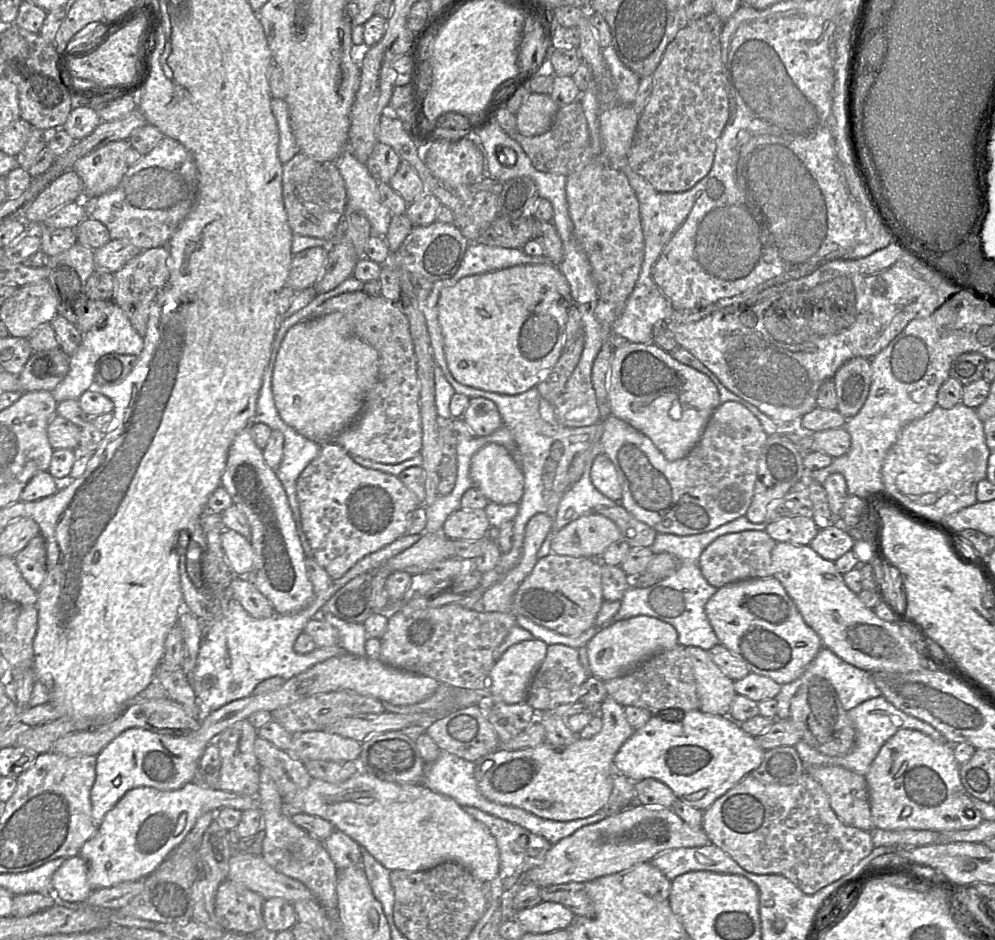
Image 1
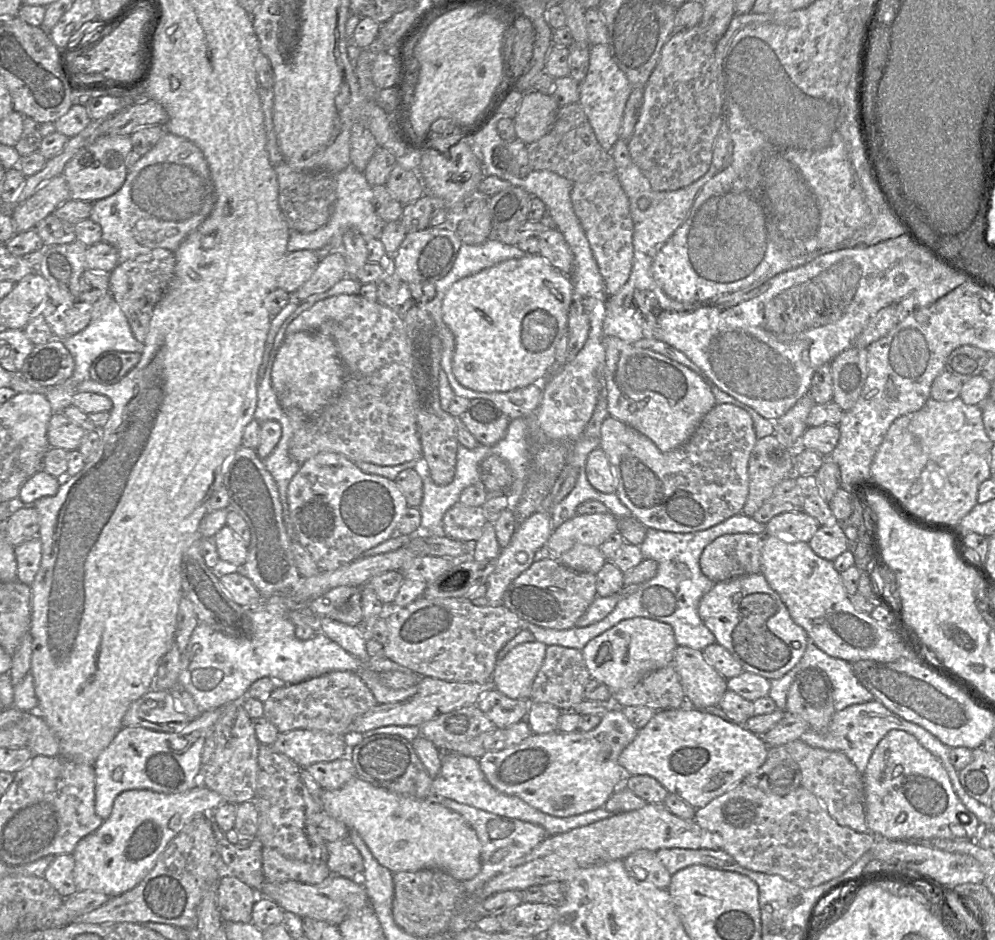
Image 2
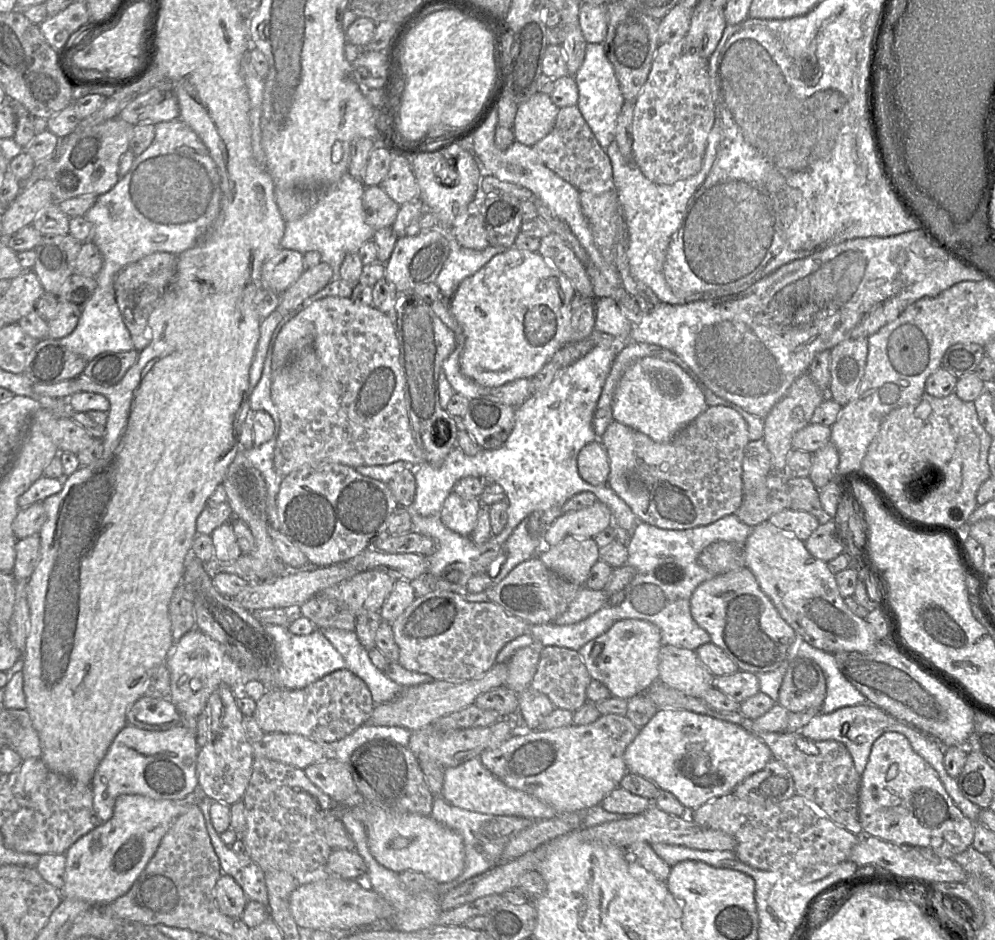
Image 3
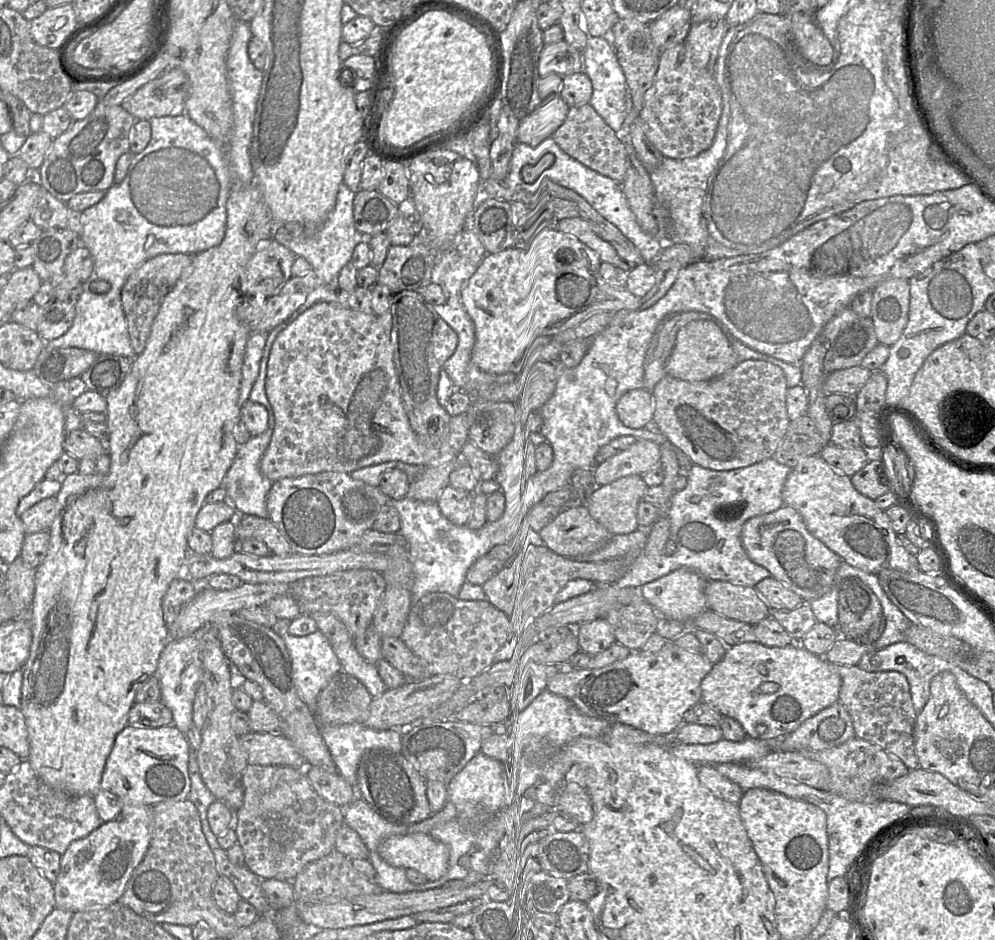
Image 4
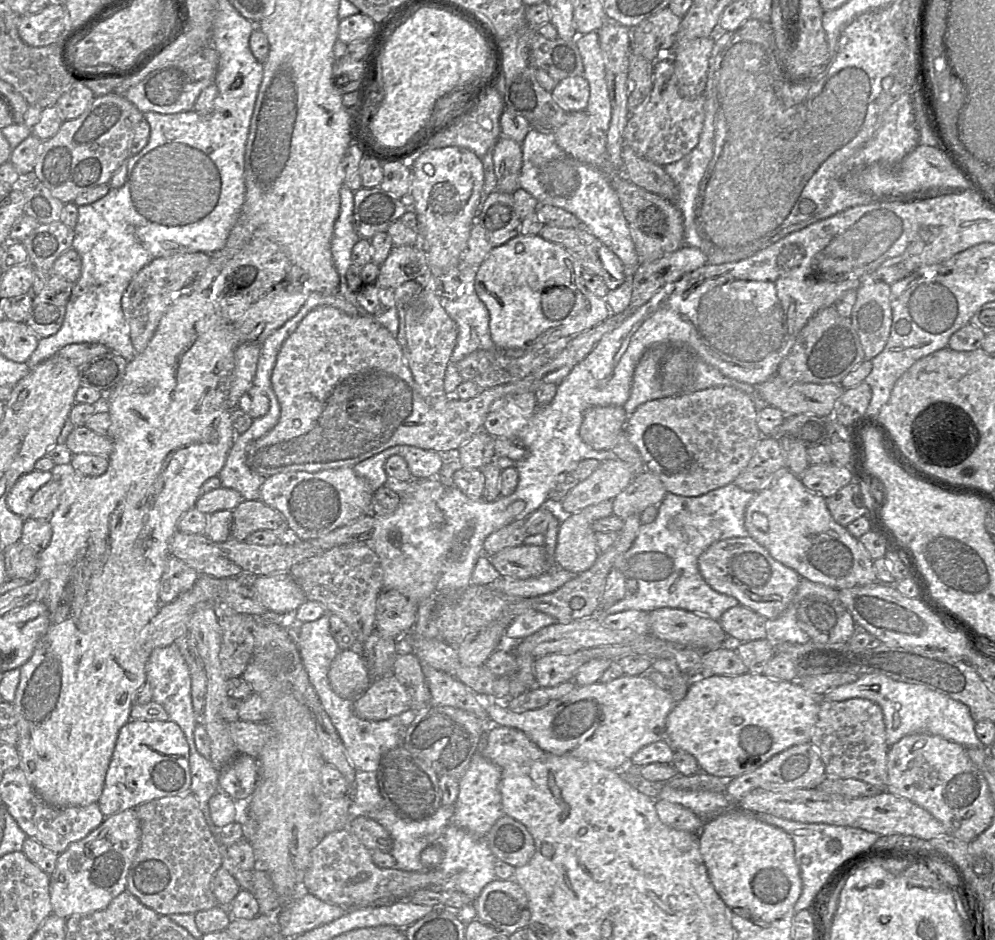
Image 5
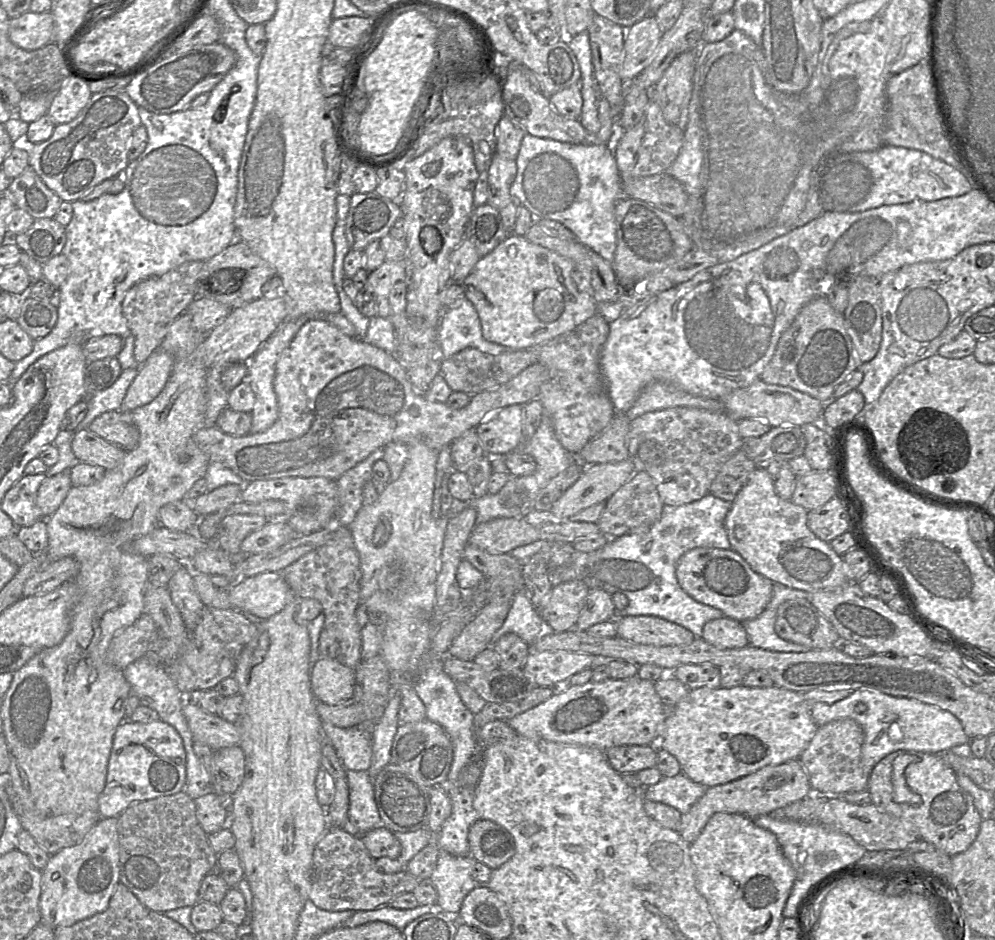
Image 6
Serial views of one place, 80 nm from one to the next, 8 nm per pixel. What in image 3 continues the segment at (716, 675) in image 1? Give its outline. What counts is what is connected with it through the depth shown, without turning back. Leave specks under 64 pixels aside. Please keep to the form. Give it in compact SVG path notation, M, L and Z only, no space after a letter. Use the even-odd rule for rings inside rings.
M663 645L659 652L659 679L694 698L702 698L713 686L715 676L693 650Z

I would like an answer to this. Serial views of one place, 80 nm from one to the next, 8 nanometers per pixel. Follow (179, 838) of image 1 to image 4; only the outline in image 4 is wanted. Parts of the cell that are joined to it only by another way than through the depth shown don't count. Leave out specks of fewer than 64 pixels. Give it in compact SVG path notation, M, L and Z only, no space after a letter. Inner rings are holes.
M124 805L112 820L103 822L85 837L73 841L60 860L60 872L54 882L55 907L73 913L100 908L116 902L126 887L135 867L143 859L150 842L152 805Z

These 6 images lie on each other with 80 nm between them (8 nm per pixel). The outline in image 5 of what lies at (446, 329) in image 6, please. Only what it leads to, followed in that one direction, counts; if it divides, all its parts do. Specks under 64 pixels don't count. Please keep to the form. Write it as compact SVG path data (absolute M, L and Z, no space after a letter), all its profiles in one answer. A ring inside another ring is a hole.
M460 261L457 265L457 277L461 281L462 294L454 300L440 298L447 314L456 322L458 335L451 361L458 362L477 350L500 350L493 343L489 331L489 314L485 305L478 298L474 290L474 278L478 266L466 266Z

